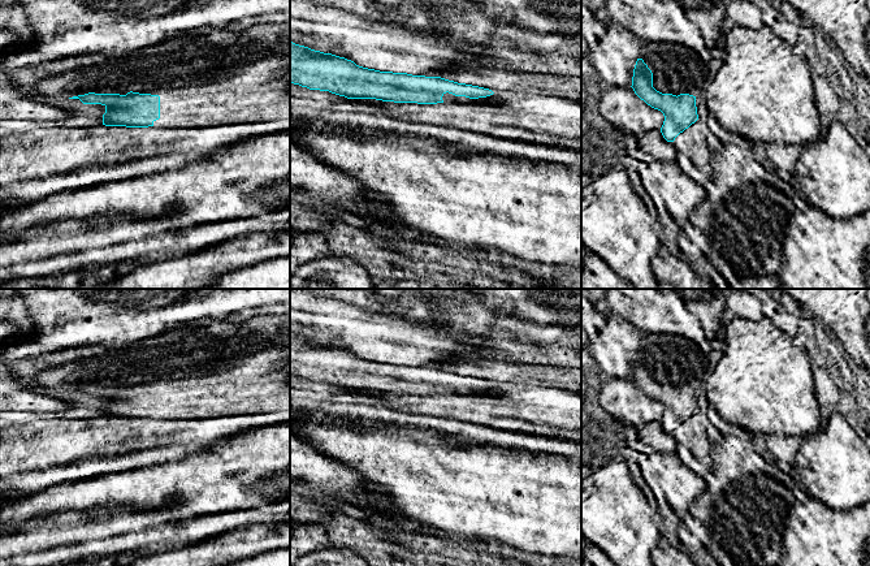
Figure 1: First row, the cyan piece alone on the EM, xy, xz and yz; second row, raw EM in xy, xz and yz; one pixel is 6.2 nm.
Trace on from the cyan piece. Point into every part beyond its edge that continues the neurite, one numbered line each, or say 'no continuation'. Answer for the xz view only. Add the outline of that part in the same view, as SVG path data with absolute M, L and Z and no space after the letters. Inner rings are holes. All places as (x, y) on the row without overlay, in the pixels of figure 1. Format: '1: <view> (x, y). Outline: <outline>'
1: xz (448, 389). Outline: M443 385L442 388L442 392L443 394L459 394L459 396L467 396L467 394L482 394L488 390L489 388L486 389L479 389L479 390L469 390L469 389L466 389L466 388L455 388L453 385Z

